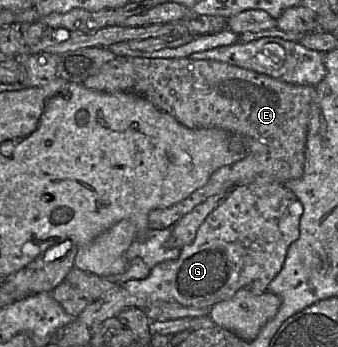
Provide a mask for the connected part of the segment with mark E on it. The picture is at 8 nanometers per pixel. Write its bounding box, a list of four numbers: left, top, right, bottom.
[83,56,316,230]

